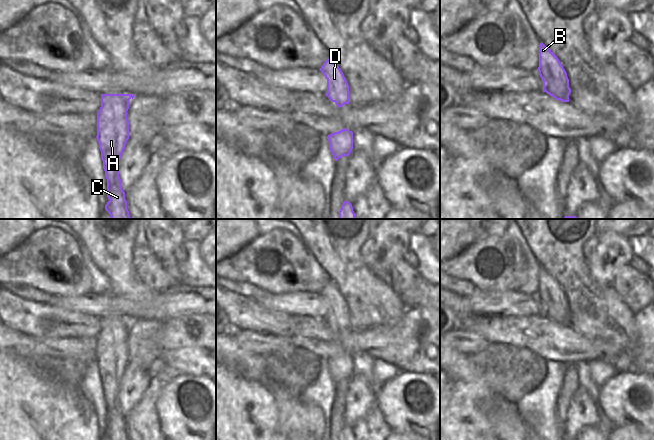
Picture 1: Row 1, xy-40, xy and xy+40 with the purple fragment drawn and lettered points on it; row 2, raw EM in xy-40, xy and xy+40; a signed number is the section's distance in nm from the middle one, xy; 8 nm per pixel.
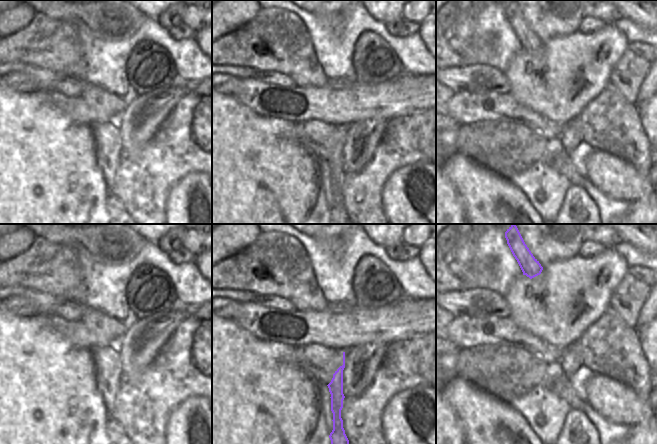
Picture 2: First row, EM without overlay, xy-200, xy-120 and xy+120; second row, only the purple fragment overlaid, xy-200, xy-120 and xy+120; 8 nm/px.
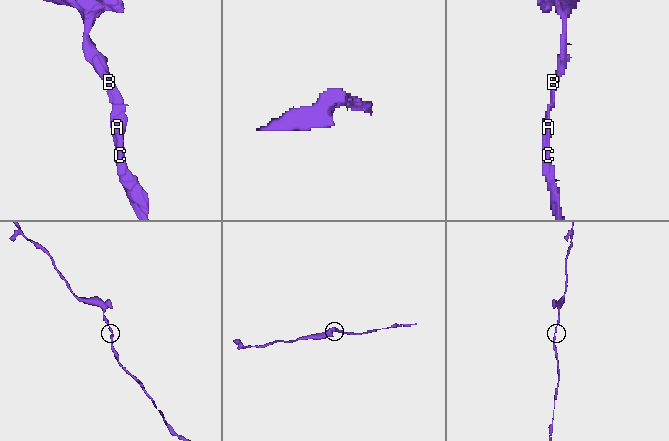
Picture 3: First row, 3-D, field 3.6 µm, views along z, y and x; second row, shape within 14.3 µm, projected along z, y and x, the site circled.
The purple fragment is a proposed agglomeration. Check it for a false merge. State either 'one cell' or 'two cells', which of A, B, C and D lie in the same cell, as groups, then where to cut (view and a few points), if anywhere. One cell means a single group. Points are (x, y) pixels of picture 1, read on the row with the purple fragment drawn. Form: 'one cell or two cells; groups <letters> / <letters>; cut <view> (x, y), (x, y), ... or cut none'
one cell; groups A B C D; cut none

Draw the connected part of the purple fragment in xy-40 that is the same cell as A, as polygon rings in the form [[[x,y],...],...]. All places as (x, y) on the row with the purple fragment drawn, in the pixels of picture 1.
[[[101,94],[101,107],[97,113],[97,141],[101,151],[103,169],[107,179],[107,197],[109,201],[105,205],[105,210],[111,219],[131,219],[127,209],[125,192],[121,187],[119,177],[119,161],[129,139],[129,121],[127,111],[129,100],[134,98],[133,94]]]

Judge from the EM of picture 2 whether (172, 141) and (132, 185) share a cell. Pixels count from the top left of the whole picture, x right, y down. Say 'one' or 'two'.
one

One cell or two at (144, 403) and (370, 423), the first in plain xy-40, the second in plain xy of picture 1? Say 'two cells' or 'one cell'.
one cell

